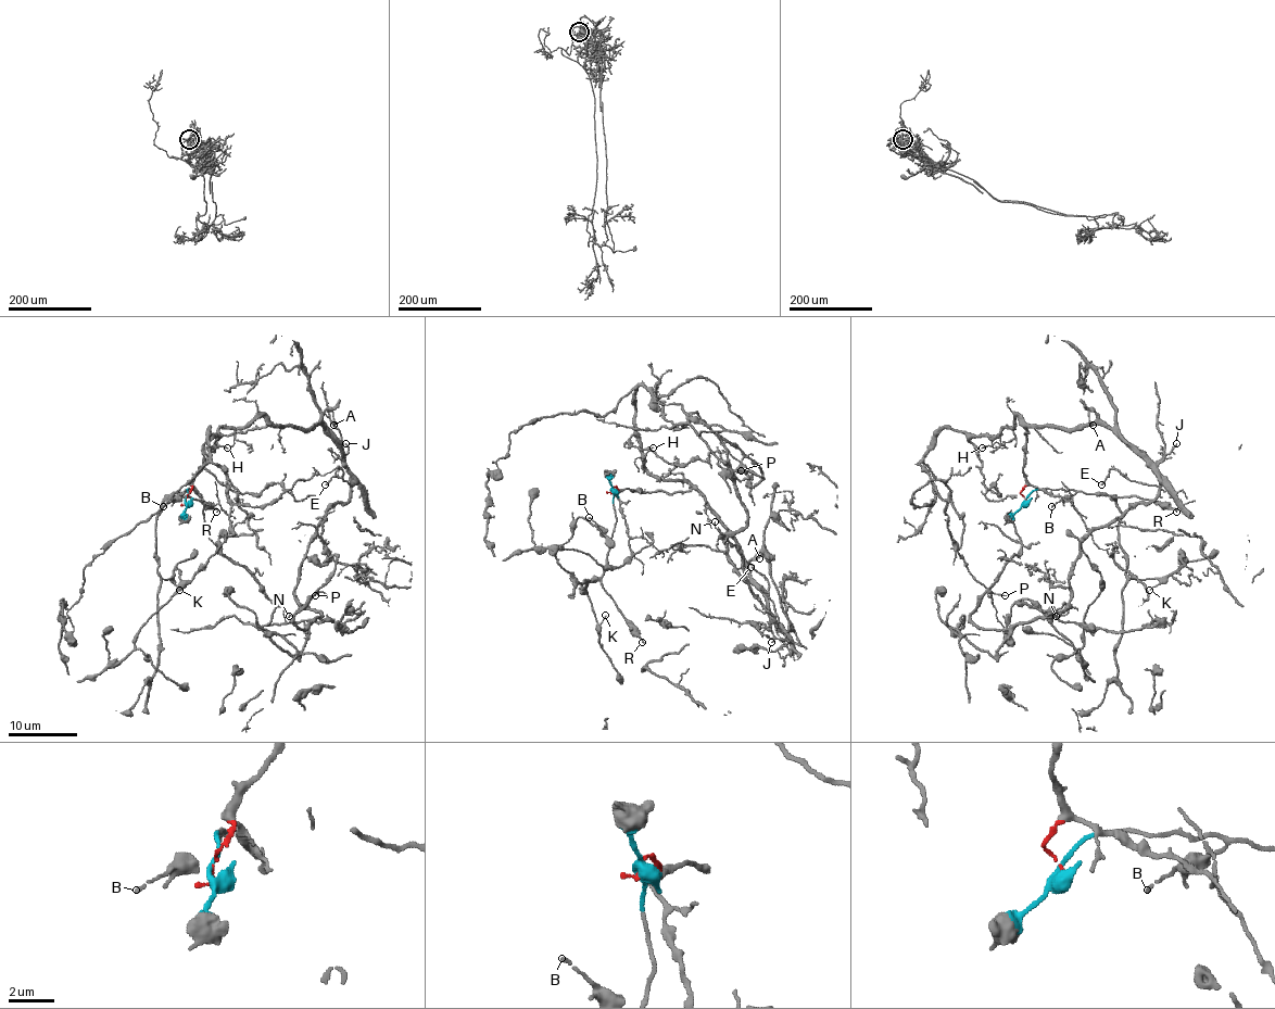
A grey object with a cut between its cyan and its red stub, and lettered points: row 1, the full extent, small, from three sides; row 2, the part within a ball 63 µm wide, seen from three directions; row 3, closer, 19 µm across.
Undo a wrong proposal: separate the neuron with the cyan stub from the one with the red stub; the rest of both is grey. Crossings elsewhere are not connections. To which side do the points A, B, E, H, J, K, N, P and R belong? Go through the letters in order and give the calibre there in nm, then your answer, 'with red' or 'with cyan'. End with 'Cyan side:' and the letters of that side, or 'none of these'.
A: 180 nm thick; with red
B: 130 nm thick; with cyan
E: 160 nm thick; with red
H: 150 nm thick; with red
J: 140 nm thick; with red
K: 100 nm thick; with cyan
N: 110 nm thick; with red
P: 120 nm thick; with red
R: 130 nm thick; with cyan
Cyan side: B, K, R

